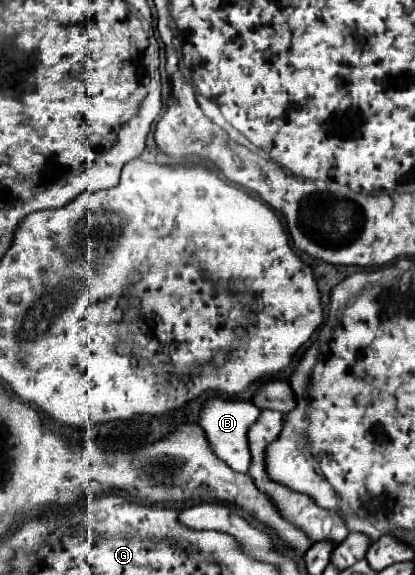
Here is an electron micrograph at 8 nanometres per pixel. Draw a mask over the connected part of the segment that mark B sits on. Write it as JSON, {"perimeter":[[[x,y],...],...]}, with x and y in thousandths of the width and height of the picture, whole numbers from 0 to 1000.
{"perimeter":[[[506,694],[487,718],[482,718],[482,743],[492,746],[506,774],[516,777],[516,788],[545,802],[564,819],[578,823],[598,823],[602,805],[607,805],[607,791],[602,791],[602,777],[598,777],[598,746],[622,732],[627,725],[627,711],[612,708],[598,697],[540,697],[540,694]]]}

